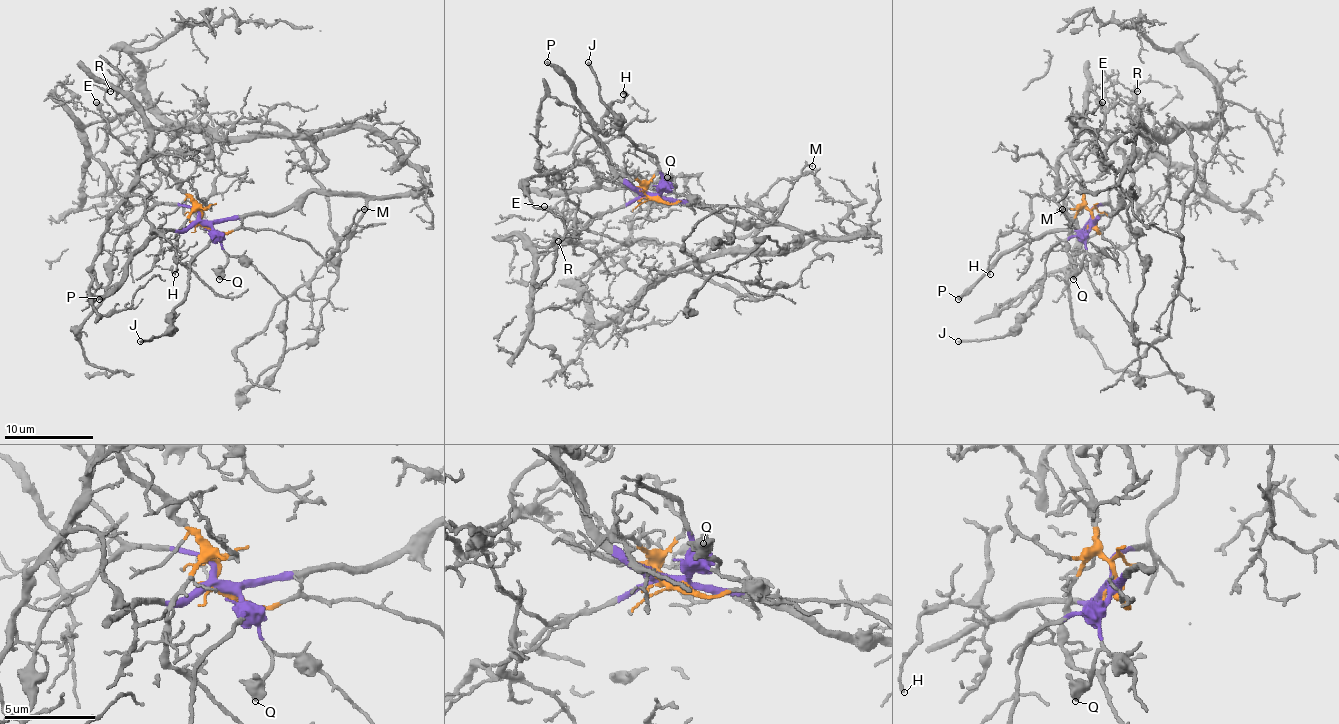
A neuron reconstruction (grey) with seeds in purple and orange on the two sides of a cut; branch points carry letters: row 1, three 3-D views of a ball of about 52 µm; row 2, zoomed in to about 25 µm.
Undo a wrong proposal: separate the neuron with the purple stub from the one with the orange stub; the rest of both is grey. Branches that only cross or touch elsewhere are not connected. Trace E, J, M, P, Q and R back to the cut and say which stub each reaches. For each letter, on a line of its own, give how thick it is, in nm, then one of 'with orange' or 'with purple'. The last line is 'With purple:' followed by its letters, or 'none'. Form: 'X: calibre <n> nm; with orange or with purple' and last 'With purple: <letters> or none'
E: calibre 340 nm; with purple
J: calibre 200 nm; with purple
M: calibre 150 nm; with orange
P: calibre 320 nm; with purple
Q: calibre 360 nm; with purple
R: calibre 140 nm; with orange
With purple: E, J, P, Q

